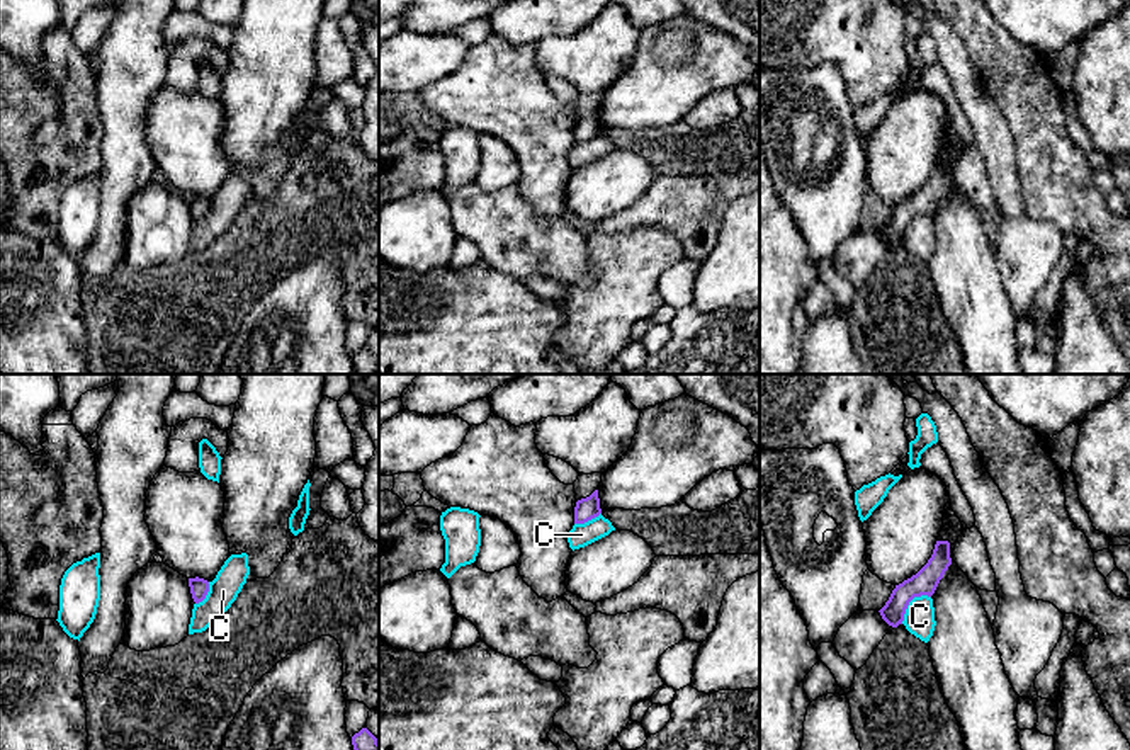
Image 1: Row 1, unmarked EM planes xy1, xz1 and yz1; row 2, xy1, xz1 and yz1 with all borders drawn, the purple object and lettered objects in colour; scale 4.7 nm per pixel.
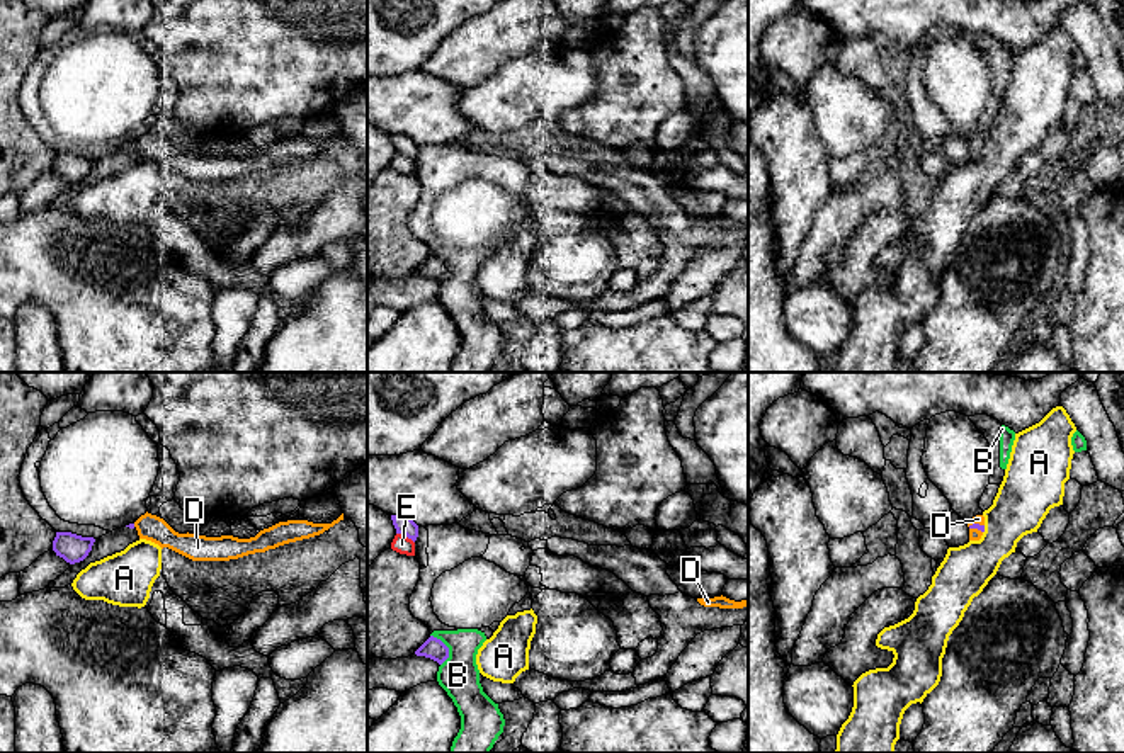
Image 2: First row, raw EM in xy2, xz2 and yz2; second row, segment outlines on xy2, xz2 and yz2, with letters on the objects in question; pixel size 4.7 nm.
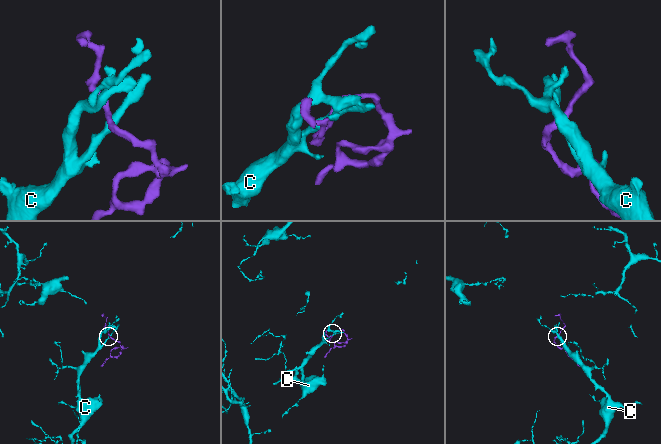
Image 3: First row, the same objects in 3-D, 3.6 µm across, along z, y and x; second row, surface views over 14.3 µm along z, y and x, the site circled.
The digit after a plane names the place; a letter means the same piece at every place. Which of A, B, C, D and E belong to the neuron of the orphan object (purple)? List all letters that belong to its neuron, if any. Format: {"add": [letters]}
{"add": ["D"]}

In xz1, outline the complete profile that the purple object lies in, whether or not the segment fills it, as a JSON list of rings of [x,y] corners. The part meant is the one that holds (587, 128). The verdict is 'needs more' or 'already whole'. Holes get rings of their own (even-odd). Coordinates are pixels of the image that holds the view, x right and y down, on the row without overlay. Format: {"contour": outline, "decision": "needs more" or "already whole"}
{"contour": [[[598,109],[576,121],[574,143],[585,143],[602,133]]], "decision": "already whole"}

